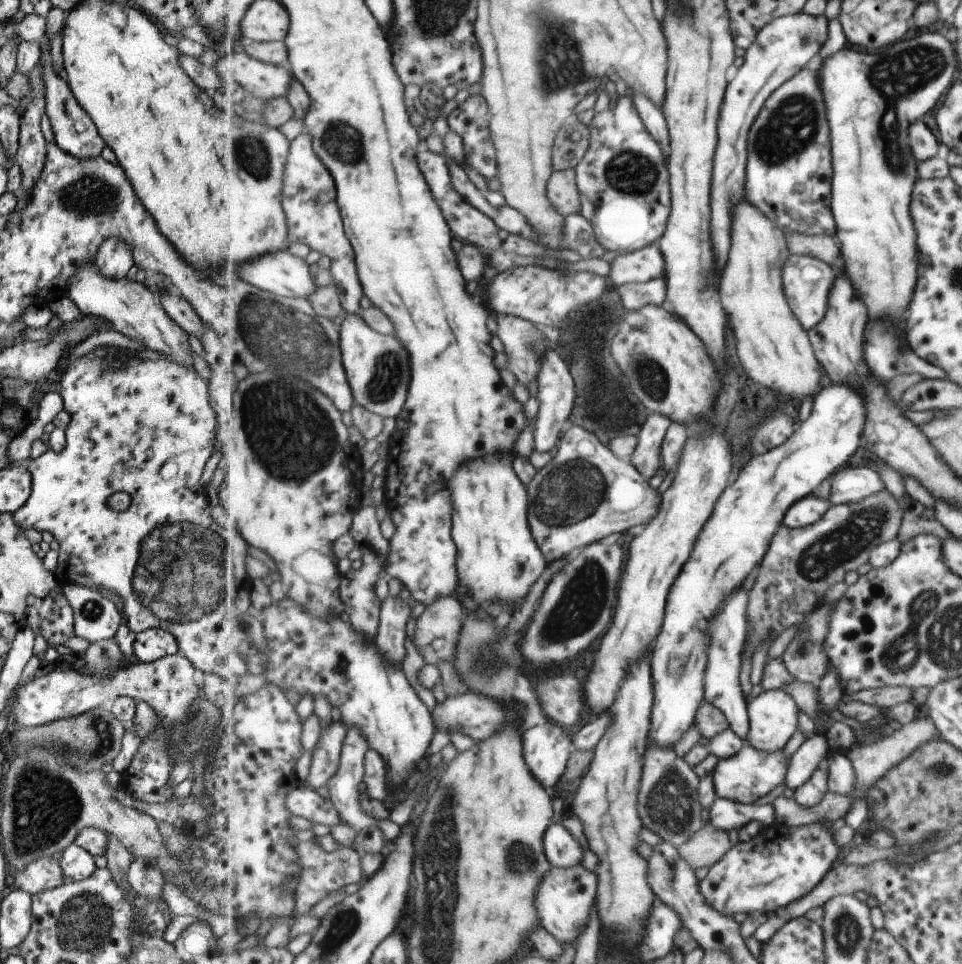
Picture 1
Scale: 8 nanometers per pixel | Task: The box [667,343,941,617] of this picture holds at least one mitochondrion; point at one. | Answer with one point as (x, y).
(825, 554)

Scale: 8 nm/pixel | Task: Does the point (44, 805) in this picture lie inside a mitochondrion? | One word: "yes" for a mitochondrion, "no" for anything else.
yes

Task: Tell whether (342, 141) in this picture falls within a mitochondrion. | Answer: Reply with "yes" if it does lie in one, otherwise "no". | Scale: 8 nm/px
yes

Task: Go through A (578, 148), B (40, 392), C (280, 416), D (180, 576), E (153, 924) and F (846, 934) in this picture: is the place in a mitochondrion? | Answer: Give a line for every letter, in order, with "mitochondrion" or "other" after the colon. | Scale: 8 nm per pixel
A: other
B: other
C: mitochondrion
D: mitochondrion
E: other
F: mitochondrion

